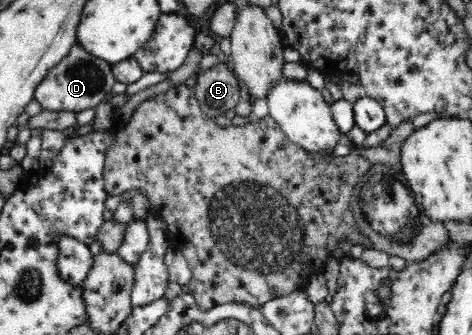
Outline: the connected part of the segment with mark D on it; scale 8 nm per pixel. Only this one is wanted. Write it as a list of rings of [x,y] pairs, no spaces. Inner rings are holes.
[[[77,41],[69,52],[45,73],[44,79],[35,87],[33,98],[44,110],[77,113],[94,109],[112,90],[115,81],[112,64],[87,52]]]

